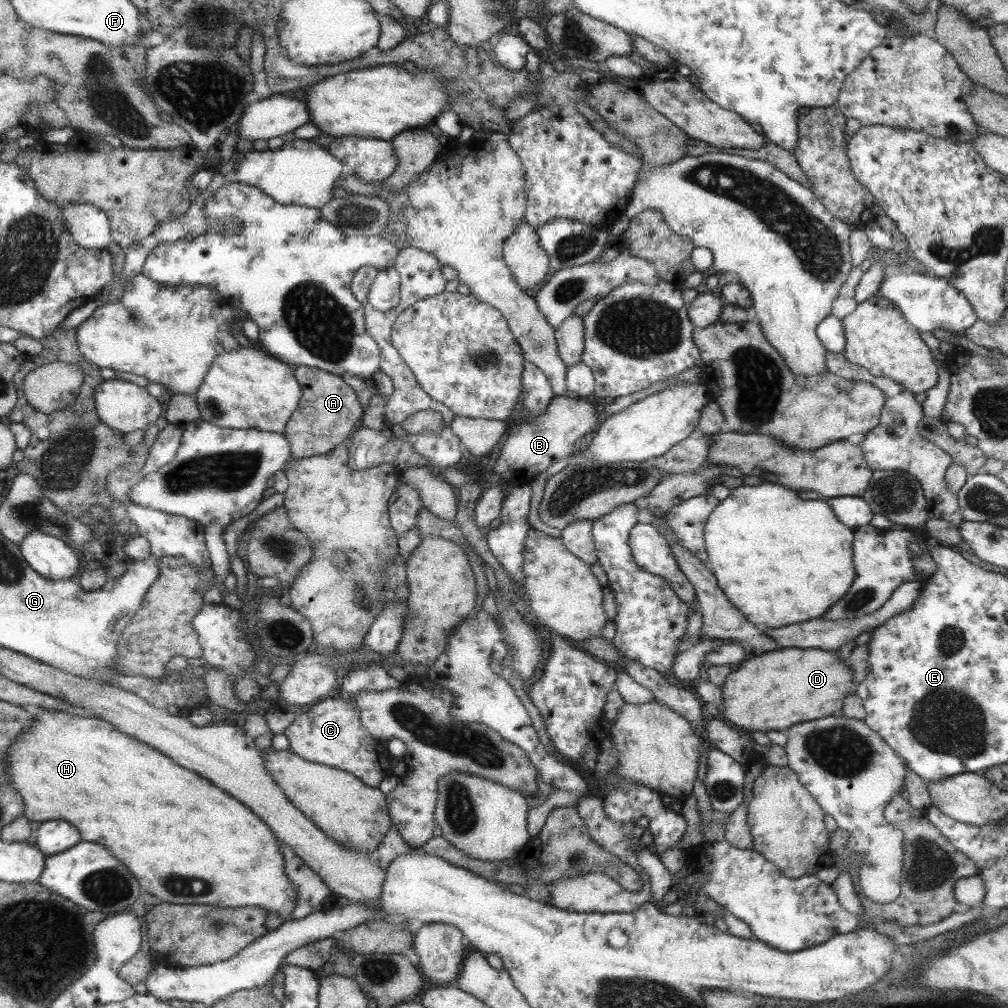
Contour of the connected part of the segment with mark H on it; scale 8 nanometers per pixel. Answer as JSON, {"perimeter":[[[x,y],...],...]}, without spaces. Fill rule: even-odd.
{"perimeter":[[[42,708],[36,713],[36,721],[32,724],[31,730],[12,742],[8,750],[8,764],[9,783],[17,786],[17,791],[21,790],[21,796],[25,798],[25,806],[27,806],[24,814],[29,821],[37,824],[55,820],[73,823],[73,826],[81,831],[83,841],[100,843],[113,851],[113,855],[117,856],[117,859],[121,860],[121,863],[124,863],[140,880],[143,891],[153,895],[158,902],[179,905],[210,904],[233,908],[254,906],[262,908],[266,913],[275,912],[281,918],[287,918],[289,912],[292,912],[296,904],[297,888],[293,887],[293,883],[289,883],[284,870],[284,854],[277,847],[276,836],[272,834],[271,828],[258,815],[253,814],[244,803],[233,798],[228,791],[221,790],[204,776],[173,762],[171,758],[161,754],[148,743],[123,734],[113,723],[99,717],[84,717]]]}

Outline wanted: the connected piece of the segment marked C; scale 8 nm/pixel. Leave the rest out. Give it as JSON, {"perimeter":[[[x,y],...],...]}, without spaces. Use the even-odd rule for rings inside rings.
{"perimeter":[[[329,698],[314,702],[310,709],[295,715],[291,724],[285,730],[289,751],[300,755],[309,762],[321,763],[337,770],[356,775],[358,779],[369,787],[377,788],[379,780],[383,778],[383,768],[379,766],[377,756],[377,738],[373,738],[367,730],[363,730],[360,715],[349,699]]]}

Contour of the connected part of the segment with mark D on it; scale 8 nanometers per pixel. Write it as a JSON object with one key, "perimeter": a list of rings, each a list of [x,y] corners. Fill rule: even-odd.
{"perimeter":[[[781,648],[775,652],[761,654],[757,658],[751,658],[743,662],[737,670],[733,670],[729,676],[725,676],[720,684],[721,712],[719,718],[724,722],[731,722],[740,731],[766,732],[768,730],[783,731],[791,725],[796,725],[805,720],[837,715],[843,706],[845,697],[853,693],[854,685],[851,680],[851,669],[848,663],[838,659],[835,651],[819,650],[817,648],[795,650],[795,648]]]}

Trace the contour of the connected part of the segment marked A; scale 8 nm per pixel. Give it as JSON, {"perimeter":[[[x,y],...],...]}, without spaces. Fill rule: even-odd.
{"perimeter":[[[295,366],[293,373],[300,384],[300,405],[283,432],[291,446],[291,456],[304,459],[330,454],[334,447],[350,436],[354,424],[361,419],[363,408],[354,390],[340,376],[307,366]]]}

